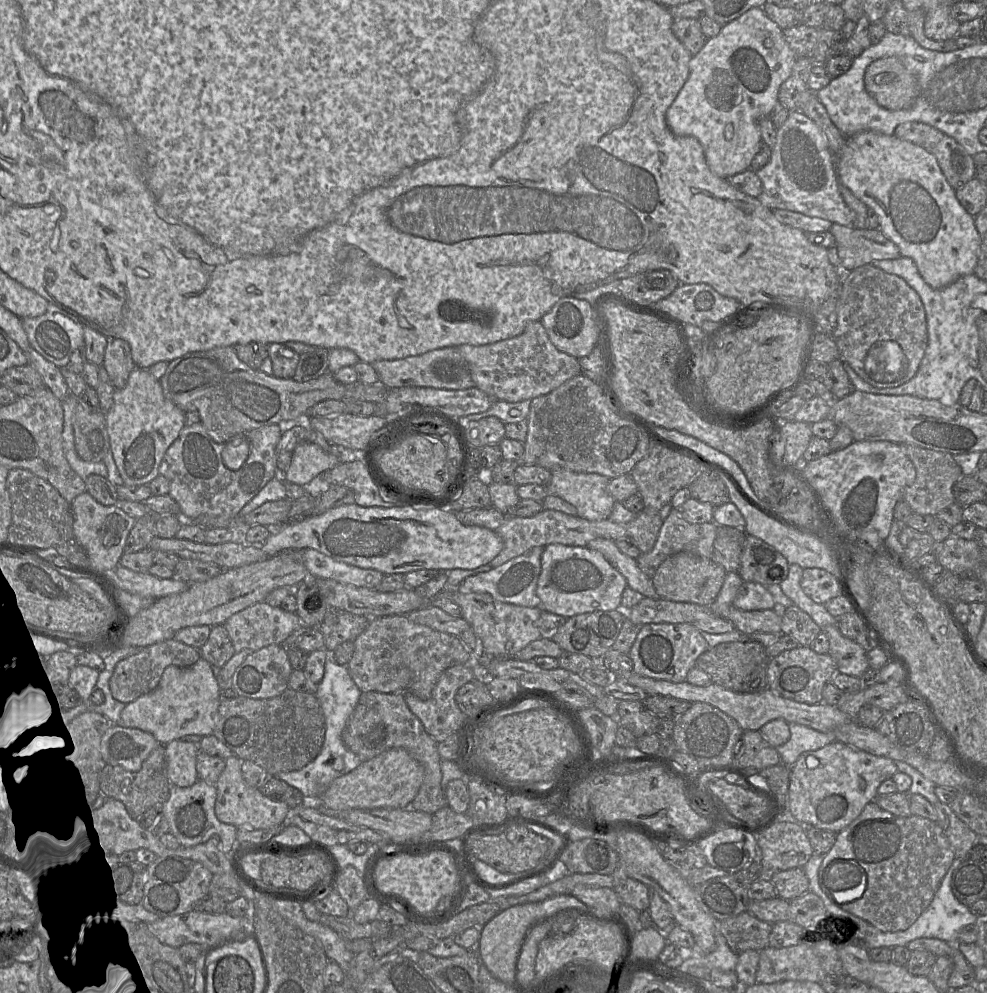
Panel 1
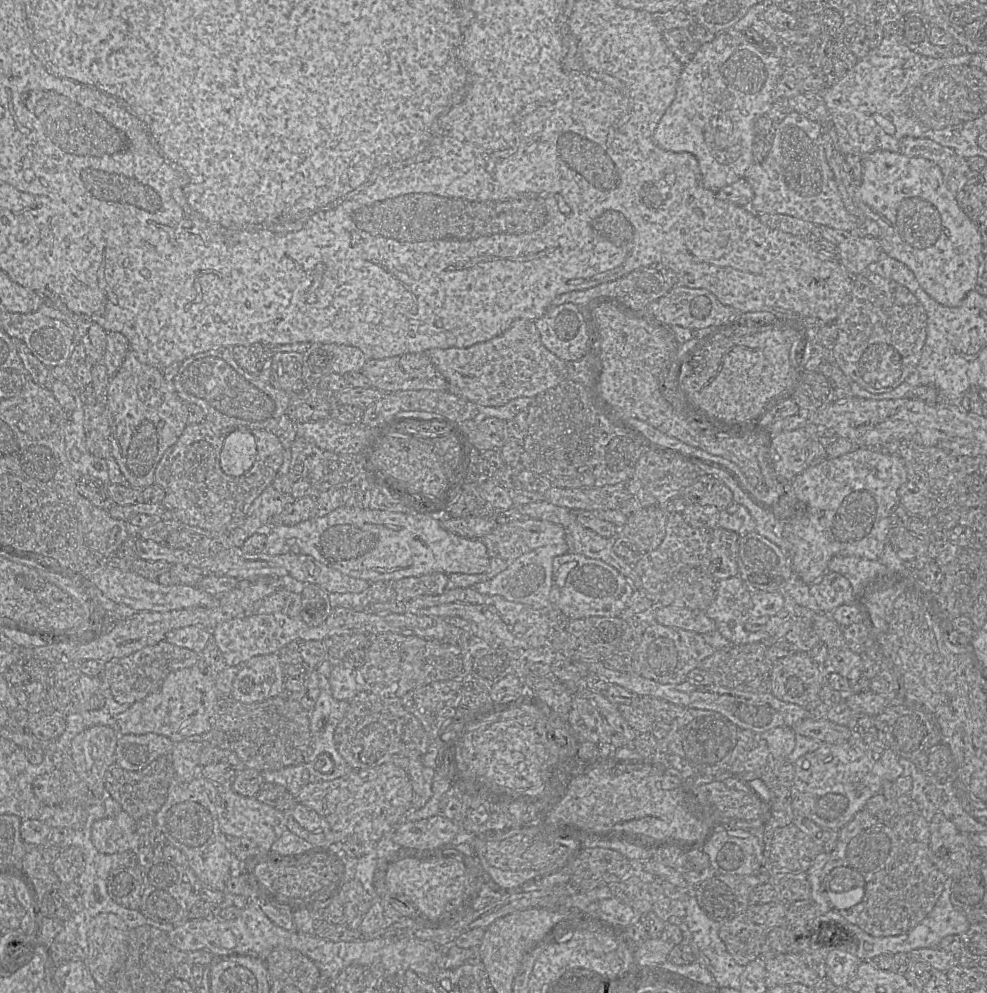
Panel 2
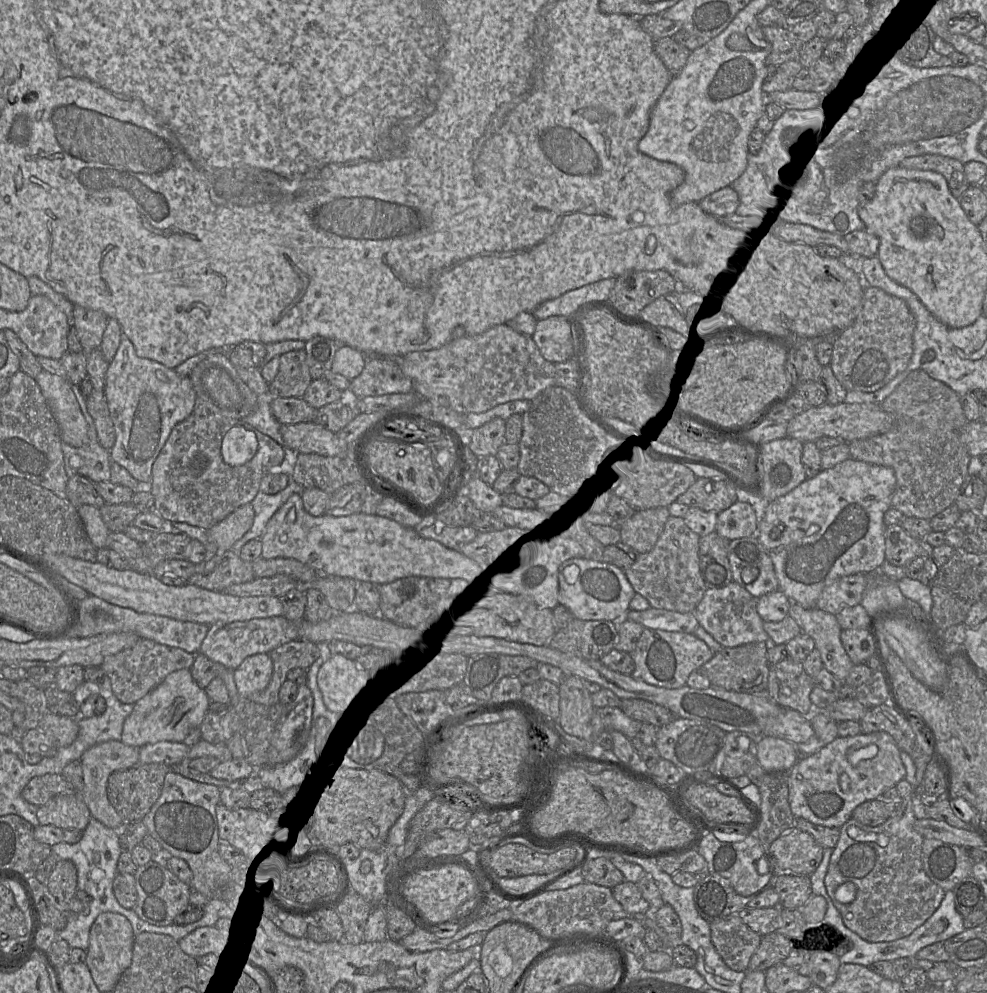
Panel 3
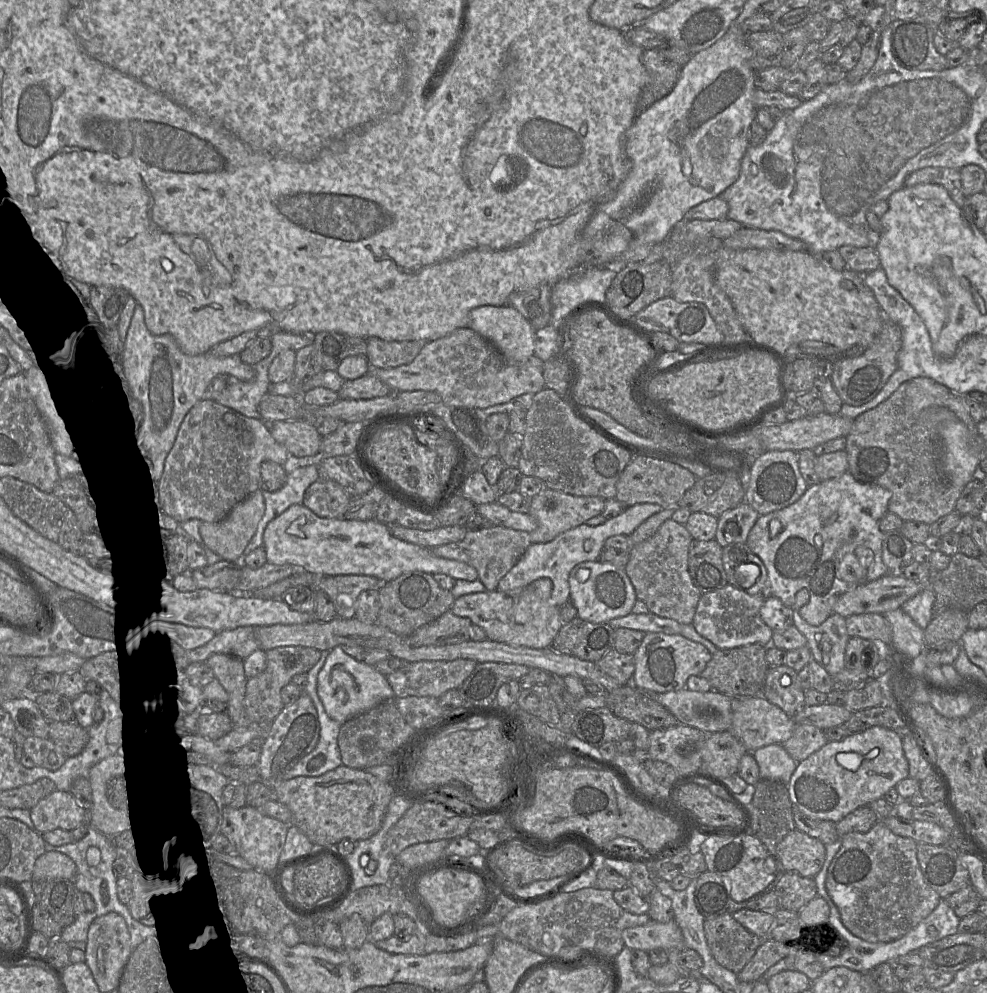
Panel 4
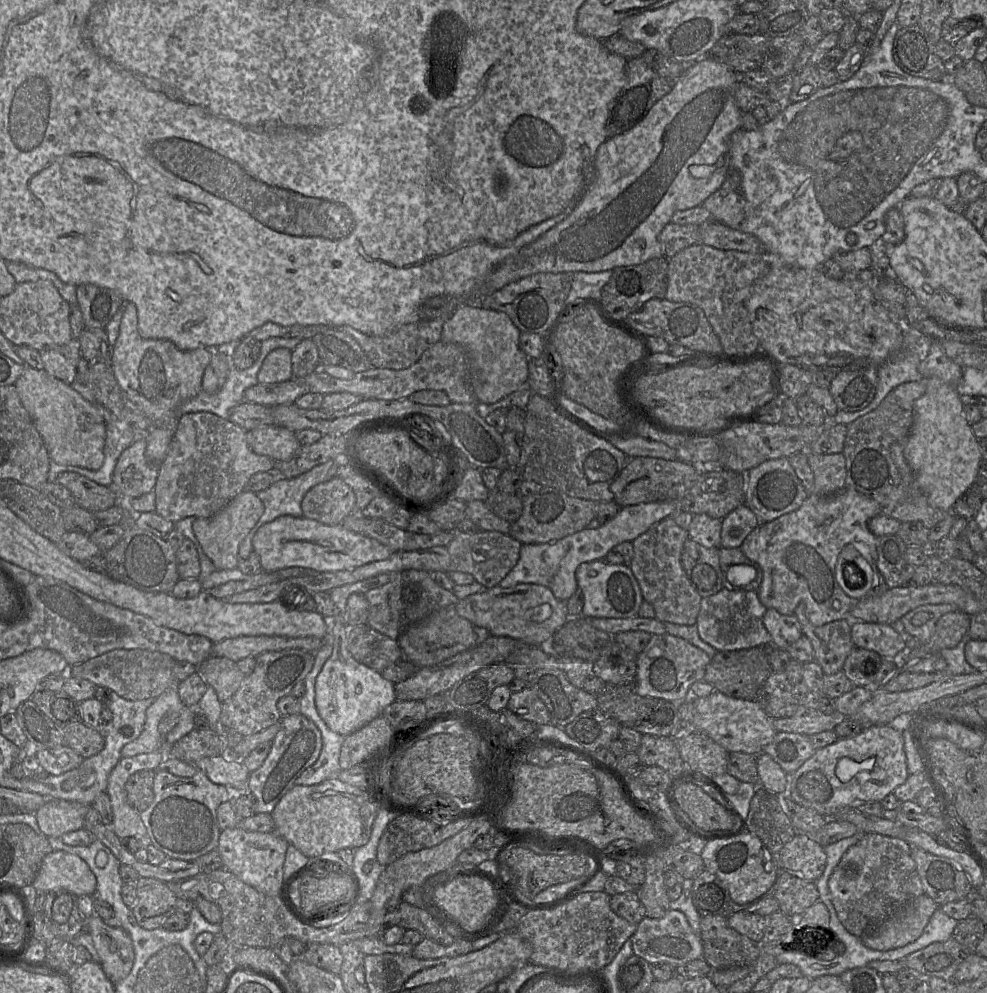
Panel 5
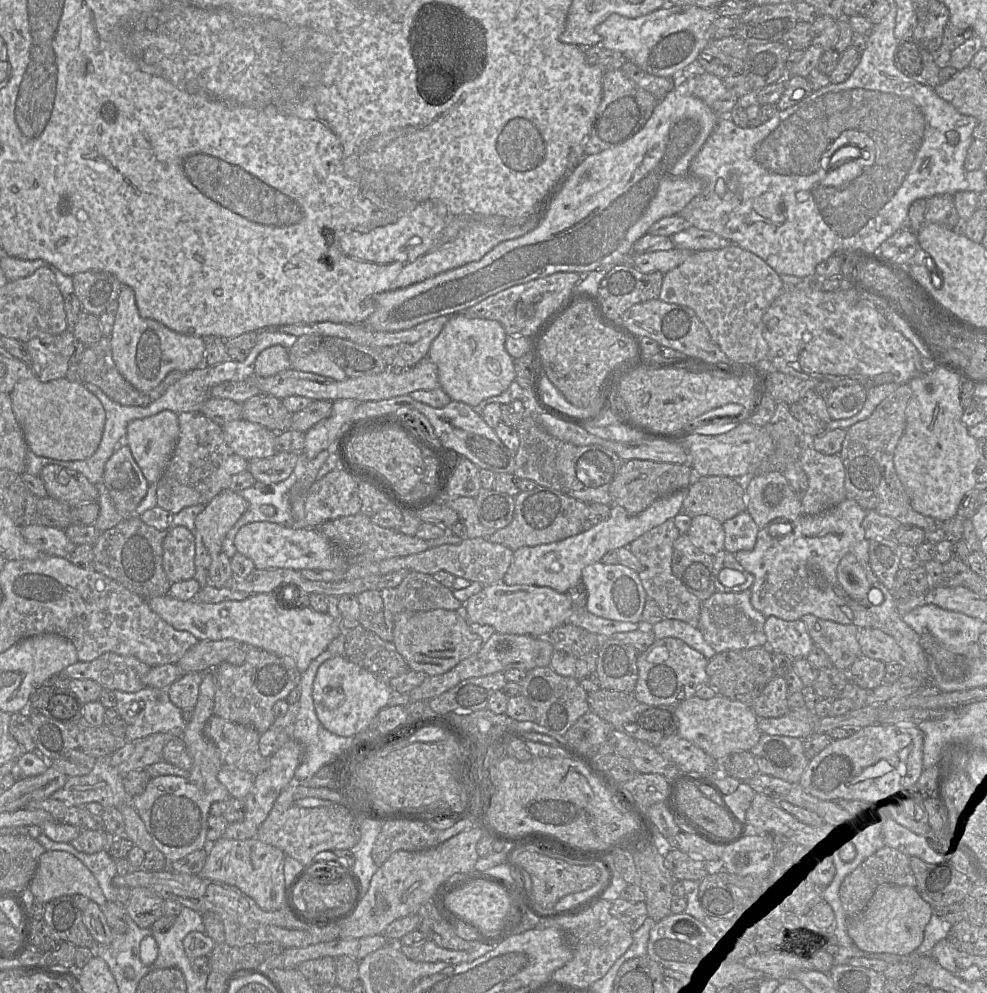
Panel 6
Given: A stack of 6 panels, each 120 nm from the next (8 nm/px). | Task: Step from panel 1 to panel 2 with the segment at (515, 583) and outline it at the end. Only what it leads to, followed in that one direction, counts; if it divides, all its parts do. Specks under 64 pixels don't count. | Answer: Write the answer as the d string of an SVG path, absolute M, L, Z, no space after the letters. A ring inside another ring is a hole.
M566 543L536 548L515 559L505 570L493 578L476 583L472 587L481 594L499 595L508 601L521 603L535 610L547 610L550 607L549 594L553 559L568 552L569 547Z

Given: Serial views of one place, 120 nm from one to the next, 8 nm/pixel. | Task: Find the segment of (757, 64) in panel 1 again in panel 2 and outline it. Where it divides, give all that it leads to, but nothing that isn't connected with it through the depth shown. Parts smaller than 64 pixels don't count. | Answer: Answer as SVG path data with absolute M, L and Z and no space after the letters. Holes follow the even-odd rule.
M767 3L752 6L737 23L716 34L713 41L700 46L691 61L683 67L675 98L653 134L654 143L661 149L694 155L699 164L701 183L712 191L743 178L747 169L754 163L755 122L765 115L774 103L774 88L786 67L778 31L764 18ZM751 31L758 33L773 46L774 51L765 53L764 48L751 39Z

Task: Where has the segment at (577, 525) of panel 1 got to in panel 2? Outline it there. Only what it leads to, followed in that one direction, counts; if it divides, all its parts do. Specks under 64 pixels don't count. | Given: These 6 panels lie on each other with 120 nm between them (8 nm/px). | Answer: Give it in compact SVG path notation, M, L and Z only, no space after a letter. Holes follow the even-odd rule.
M514 520L498 525L489 534L480 539L486 546L490 564L485 572L488 579L505 570L515 559L536 548L565 543L566 535L562 526L544 520Z

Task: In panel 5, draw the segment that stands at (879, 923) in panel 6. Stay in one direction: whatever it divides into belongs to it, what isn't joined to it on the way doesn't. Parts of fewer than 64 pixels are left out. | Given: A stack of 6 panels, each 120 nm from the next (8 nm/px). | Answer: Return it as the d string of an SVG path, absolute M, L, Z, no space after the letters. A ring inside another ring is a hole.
M922 894L881 925L861 937L863 944L877 951L903 947L917 940L938 905L926 894Z

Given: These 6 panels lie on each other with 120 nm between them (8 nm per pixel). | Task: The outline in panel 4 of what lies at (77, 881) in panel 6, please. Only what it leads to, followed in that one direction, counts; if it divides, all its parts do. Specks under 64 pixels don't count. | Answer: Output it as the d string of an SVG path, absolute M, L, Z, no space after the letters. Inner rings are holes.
M47 851L37 859L32 880L73 880L75 874L76 864L69 856L56 851Z

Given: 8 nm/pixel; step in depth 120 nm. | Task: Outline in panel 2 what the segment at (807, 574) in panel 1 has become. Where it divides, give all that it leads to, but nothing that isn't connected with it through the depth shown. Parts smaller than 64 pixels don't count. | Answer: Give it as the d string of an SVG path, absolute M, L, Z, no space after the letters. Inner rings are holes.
M827 571L809 591L823 613L831 614L840 605L857 604L849 580L836 572Z

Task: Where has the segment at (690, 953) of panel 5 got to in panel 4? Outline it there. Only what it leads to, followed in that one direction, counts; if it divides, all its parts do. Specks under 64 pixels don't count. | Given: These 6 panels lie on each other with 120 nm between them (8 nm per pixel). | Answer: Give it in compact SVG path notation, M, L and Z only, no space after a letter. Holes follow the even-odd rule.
M650 920L645 925L626 928L622 932L622 939L630 950L649 952L655 949L686 948L681 929L674 920L667 923Z

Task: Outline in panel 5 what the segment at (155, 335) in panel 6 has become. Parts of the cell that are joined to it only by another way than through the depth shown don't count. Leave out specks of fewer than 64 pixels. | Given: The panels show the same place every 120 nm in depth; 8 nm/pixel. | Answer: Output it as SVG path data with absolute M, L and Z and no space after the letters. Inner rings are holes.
M123 301L122 310L119 335L110 358L113 374L128 398L152 421L152 427L165 426L175 430L179 406L202 390L204 371L211 361L214 349L182 351L169 340L144 339L138 332L135 305Z

